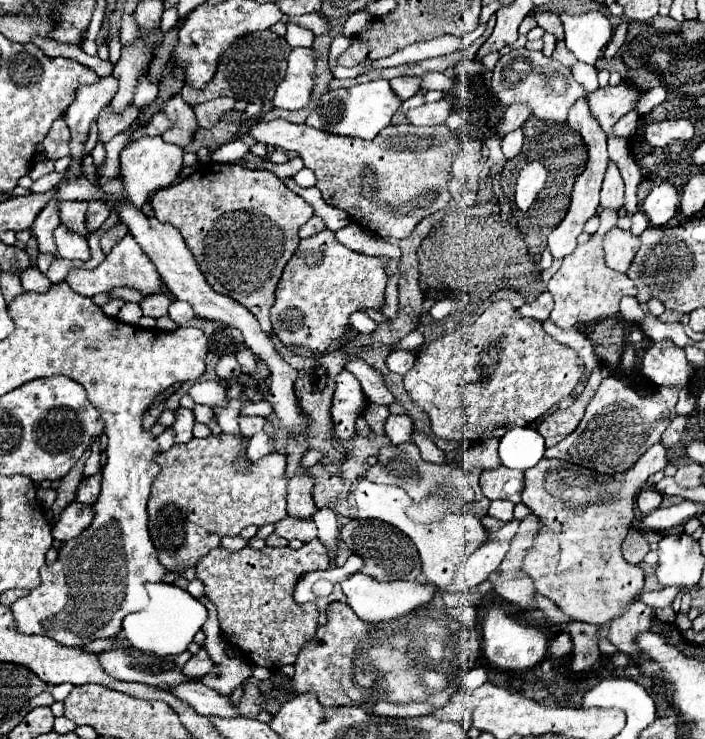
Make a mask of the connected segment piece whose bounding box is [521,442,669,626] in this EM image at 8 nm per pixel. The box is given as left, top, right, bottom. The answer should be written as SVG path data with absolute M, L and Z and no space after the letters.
M657 442L637 460L631 470L617 476L597 474L571 462L549 458L541 458L537 466L525 470L525 488L521 500L541 520L543 528L535 538L533 550L525 558L523 570L533 578L537 592L555 602L571 620L597 626L607 624L615 620L615 616L621 616L627 604L631 604L643 592L645 570L641 566L625 562L625 558L621 556L621 542L635 520L635 496L655 472L667 466L667 462L667 446Z

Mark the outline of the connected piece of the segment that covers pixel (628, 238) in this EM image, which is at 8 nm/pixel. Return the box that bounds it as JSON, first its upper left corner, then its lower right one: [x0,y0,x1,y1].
[603,230,641,272]

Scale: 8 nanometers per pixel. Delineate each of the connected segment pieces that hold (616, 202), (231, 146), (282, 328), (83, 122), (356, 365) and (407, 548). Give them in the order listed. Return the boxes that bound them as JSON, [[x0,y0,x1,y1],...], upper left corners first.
[[601,162,623,212],[211,140,249,164],[271,230,385,354],[65,74,115,180],[345,360,395,406],[341,520,421,580]]

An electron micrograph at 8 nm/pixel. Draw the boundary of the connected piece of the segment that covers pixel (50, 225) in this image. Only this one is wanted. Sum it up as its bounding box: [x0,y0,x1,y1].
[33,200,61,256]

